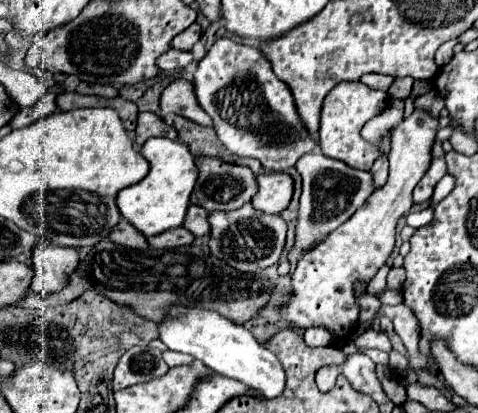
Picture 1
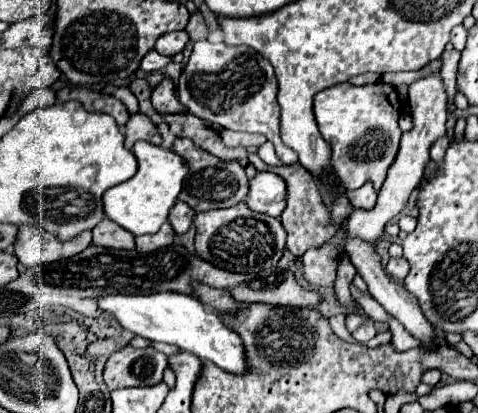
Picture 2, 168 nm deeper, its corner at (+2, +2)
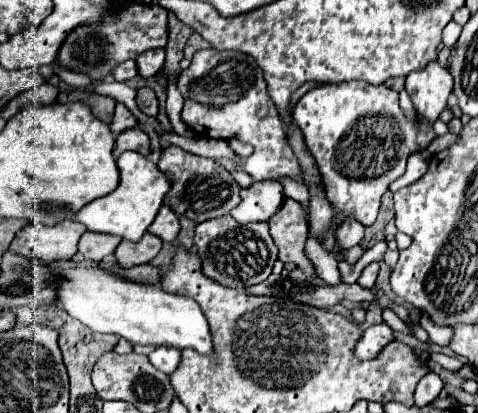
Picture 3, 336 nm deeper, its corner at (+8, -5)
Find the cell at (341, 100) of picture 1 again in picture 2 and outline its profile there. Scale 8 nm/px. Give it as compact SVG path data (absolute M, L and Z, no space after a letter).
M346 82L324 88L314 96L314 116L322 138L332 146L332 166L344 188L356 190L368 180L378 192L390 162L398 154L402 136L398 128L400 100L396 88L386 82L368 86L352 86Z

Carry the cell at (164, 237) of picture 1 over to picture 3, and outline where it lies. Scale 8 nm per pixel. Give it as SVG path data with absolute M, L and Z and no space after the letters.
M146 233L140 241L132 243L132 241L122 241L114 253L116 261L120 267L124 269L130 269L134 265L142 265L142 263L150 263L158 251L162 247L162 239L152 235L152 233Z

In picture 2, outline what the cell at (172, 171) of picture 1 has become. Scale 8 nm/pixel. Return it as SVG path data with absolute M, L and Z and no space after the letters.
M148 142L134 144L132 152L138 160L138 172L130 180L126 180L118 186L112 186L110 190L104 192L104 196L102 196L104 214L110 220L114 220L118 226L132 232L134 236L154 234L168 220L168 212L176 204L176 198L182 188L182 180L188 174L188 166L178 154L174 154L162 146L148 144Z

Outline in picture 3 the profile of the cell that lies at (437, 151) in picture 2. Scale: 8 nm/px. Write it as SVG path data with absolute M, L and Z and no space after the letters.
M403 89L399 92L399 102L400 106L403 109L405 115L412 121L416 121L416 111L413 107L410 96L408 95L406 89Z

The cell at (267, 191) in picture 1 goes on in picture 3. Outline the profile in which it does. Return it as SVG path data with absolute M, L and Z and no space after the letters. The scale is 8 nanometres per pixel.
M258 181L242 189L242 201L232 209L232 217L242 225L248 221L268 221L282 205L284 193L278 181Z

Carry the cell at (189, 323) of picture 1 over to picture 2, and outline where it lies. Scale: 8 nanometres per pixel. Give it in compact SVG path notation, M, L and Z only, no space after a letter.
M160 292L160 294L110 294L100 296L98 306L118 320L118 324L126 330L130 330L136 336L166 342L180 350L188 350L196 354L200 360L210 360L216 366L220 366L226 372L244 372L246 360L244 360L244 346L240 336L228 328L222 318L204 306L198 298L178 294L178 292Z

